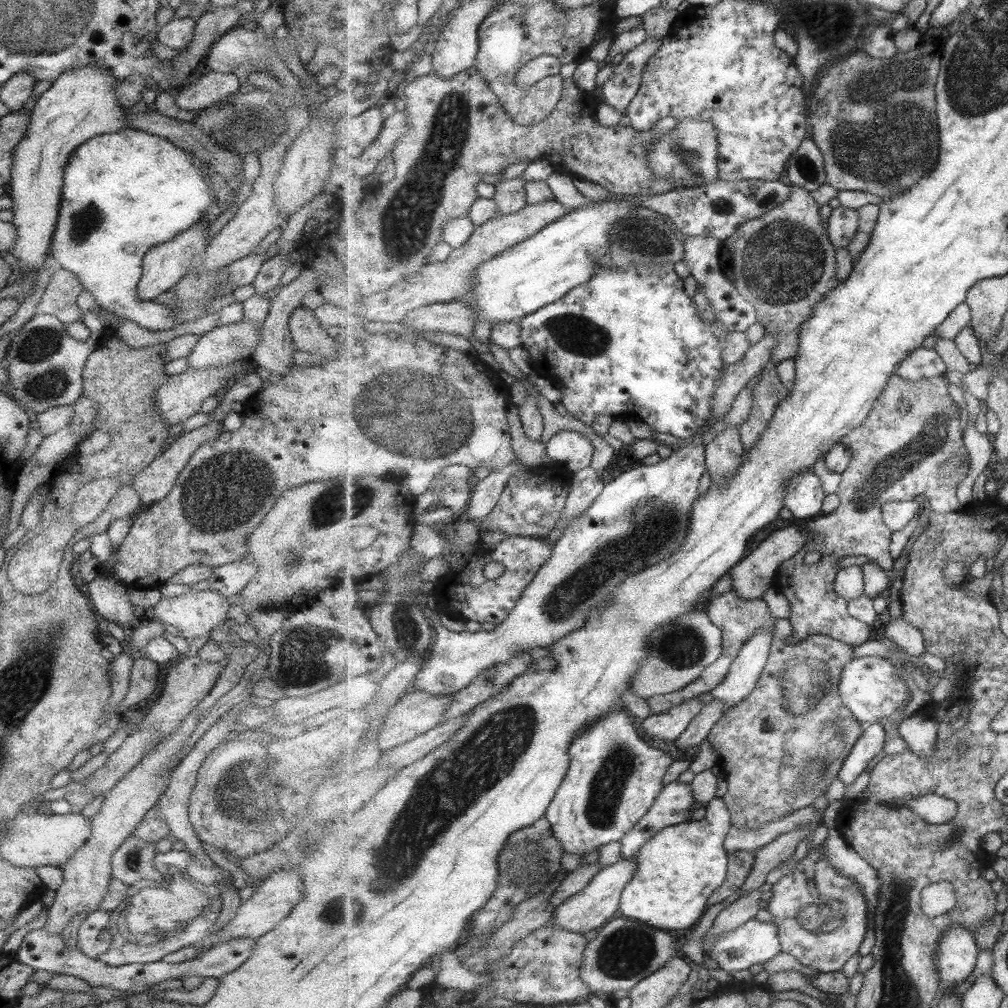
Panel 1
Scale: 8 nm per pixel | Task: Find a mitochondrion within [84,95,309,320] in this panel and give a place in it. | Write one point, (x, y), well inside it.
(249, 120)

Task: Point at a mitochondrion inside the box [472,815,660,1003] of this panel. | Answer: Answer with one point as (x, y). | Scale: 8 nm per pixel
(533, 859)

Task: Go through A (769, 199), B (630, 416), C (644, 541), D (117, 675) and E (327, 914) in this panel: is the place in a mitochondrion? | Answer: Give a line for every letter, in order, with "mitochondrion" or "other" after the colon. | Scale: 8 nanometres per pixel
A: mitochondrion
B: other
C: mitochondrion
D: other
E: mitochondrion

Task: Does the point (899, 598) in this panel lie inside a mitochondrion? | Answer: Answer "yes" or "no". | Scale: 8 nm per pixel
no

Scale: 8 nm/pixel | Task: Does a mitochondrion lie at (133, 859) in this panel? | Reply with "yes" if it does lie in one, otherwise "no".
no

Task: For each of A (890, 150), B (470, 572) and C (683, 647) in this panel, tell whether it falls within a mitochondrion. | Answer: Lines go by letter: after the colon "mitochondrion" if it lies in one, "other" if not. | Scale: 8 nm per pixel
A: mitochondrion
B: other
C: mitochondrion

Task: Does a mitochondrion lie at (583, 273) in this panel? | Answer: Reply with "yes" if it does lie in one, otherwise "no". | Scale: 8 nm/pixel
no

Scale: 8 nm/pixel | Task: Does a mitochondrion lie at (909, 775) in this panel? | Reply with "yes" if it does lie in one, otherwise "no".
no

